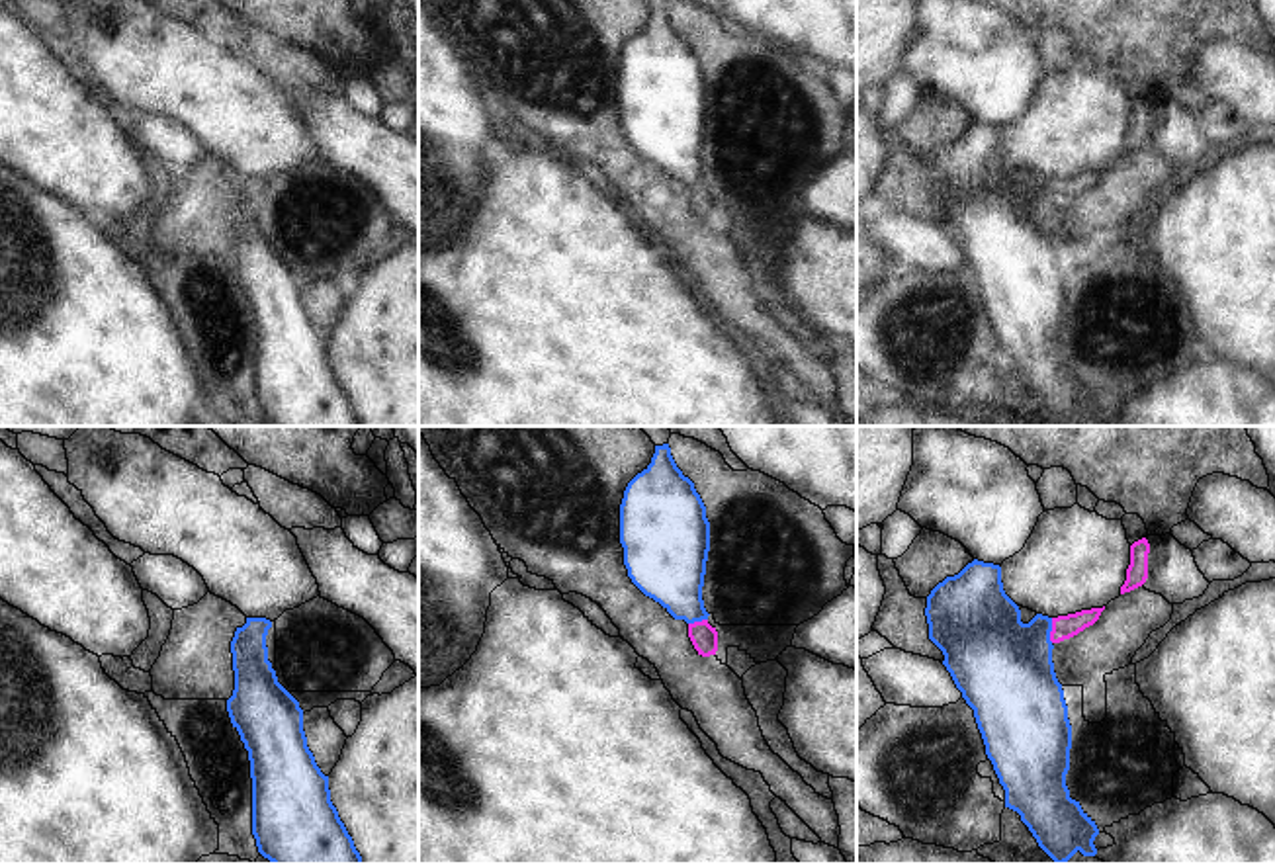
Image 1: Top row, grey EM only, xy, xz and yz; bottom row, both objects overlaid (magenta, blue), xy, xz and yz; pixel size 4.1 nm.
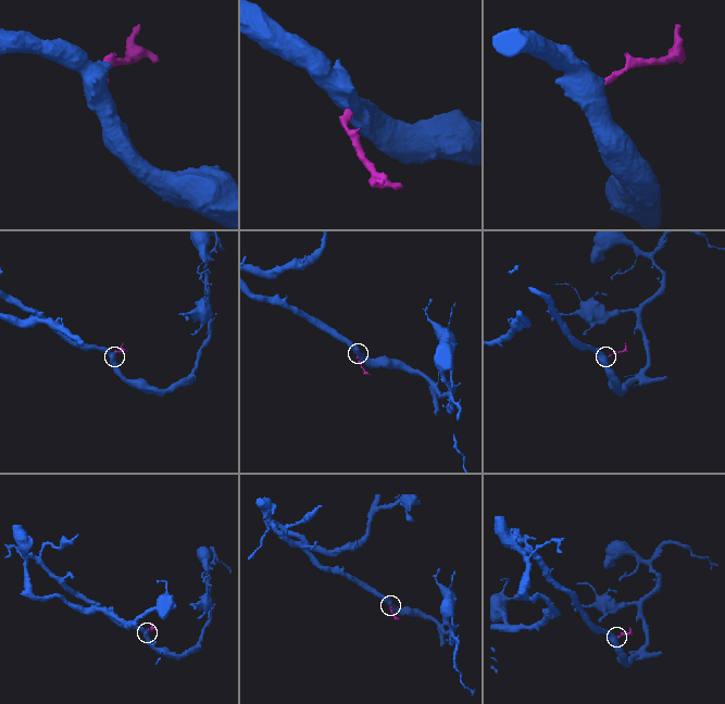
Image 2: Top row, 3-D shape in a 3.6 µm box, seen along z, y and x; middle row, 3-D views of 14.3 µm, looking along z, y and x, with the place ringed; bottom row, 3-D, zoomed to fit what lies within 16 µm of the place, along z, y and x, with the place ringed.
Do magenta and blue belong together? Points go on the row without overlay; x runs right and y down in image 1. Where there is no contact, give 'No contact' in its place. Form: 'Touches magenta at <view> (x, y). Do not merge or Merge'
Touches magenta at yz (1053, 192). Merge.

